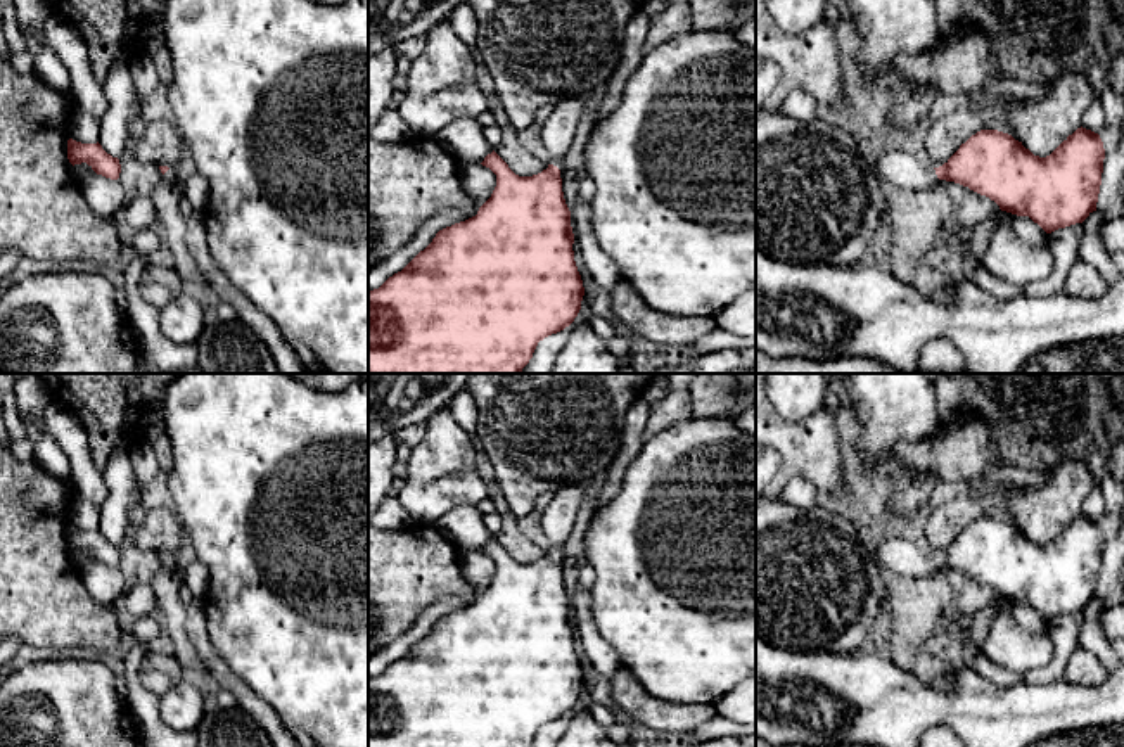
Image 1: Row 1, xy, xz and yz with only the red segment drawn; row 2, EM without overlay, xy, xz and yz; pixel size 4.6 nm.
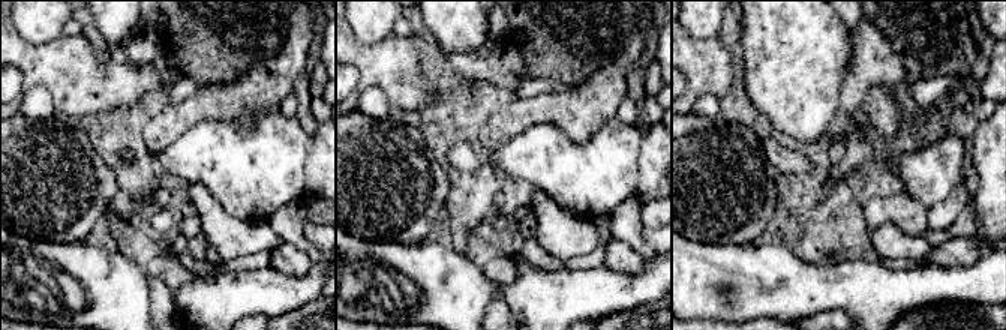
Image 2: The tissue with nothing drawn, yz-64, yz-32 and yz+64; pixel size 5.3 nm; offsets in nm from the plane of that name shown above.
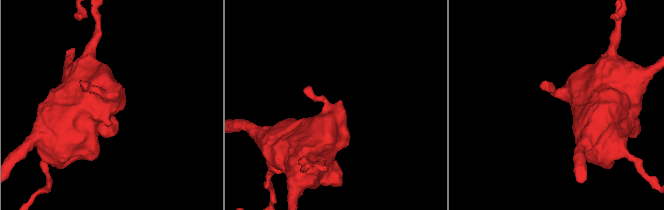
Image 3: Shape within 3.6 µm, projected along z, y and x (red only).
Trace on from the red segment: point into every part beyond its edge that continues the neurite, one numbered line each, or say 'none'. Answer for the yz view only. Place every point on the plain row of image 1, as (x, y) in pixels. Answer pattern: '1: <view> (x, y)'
1: yz (898, 555)

